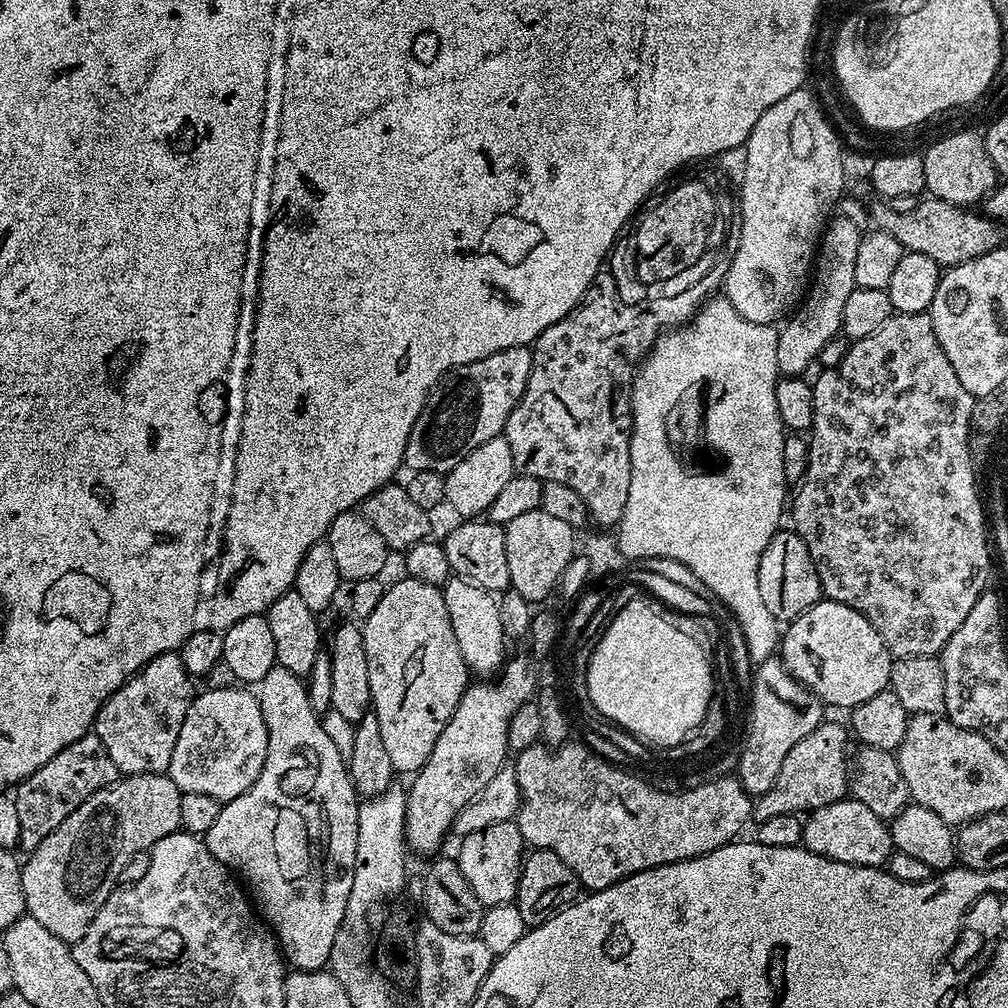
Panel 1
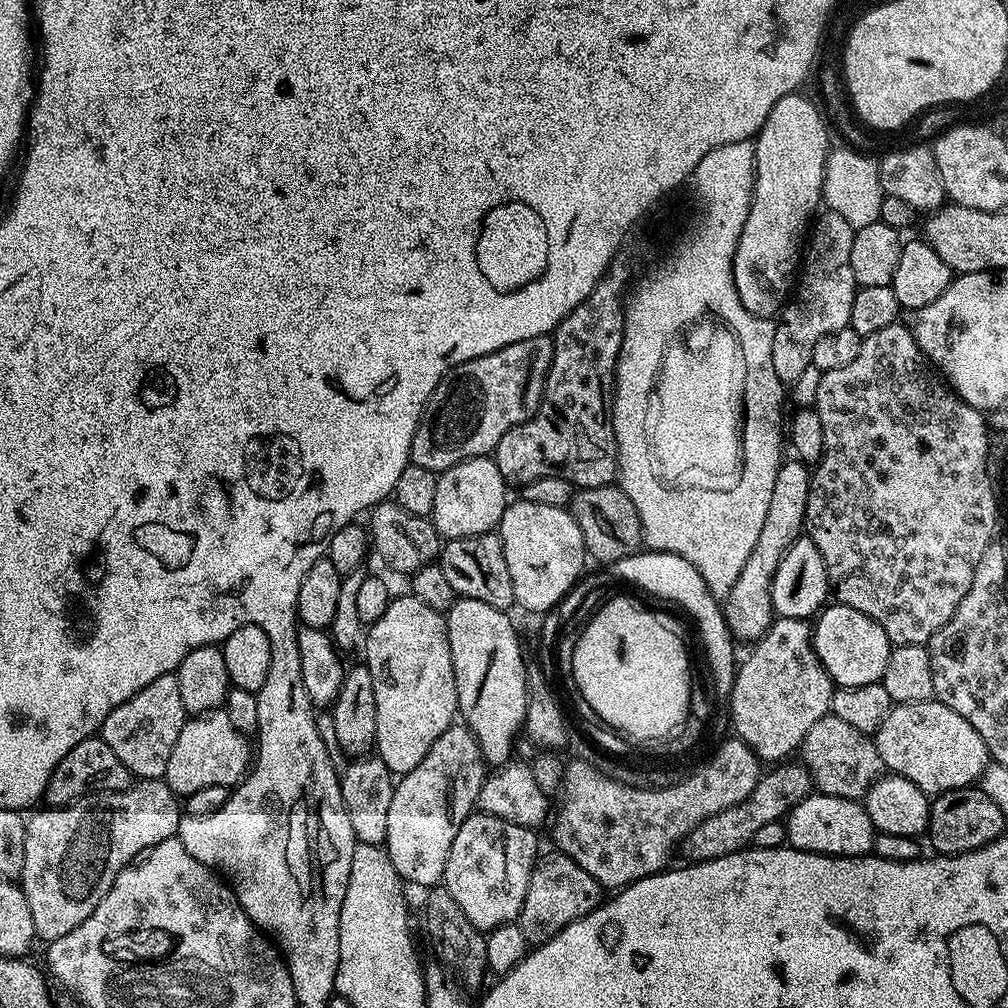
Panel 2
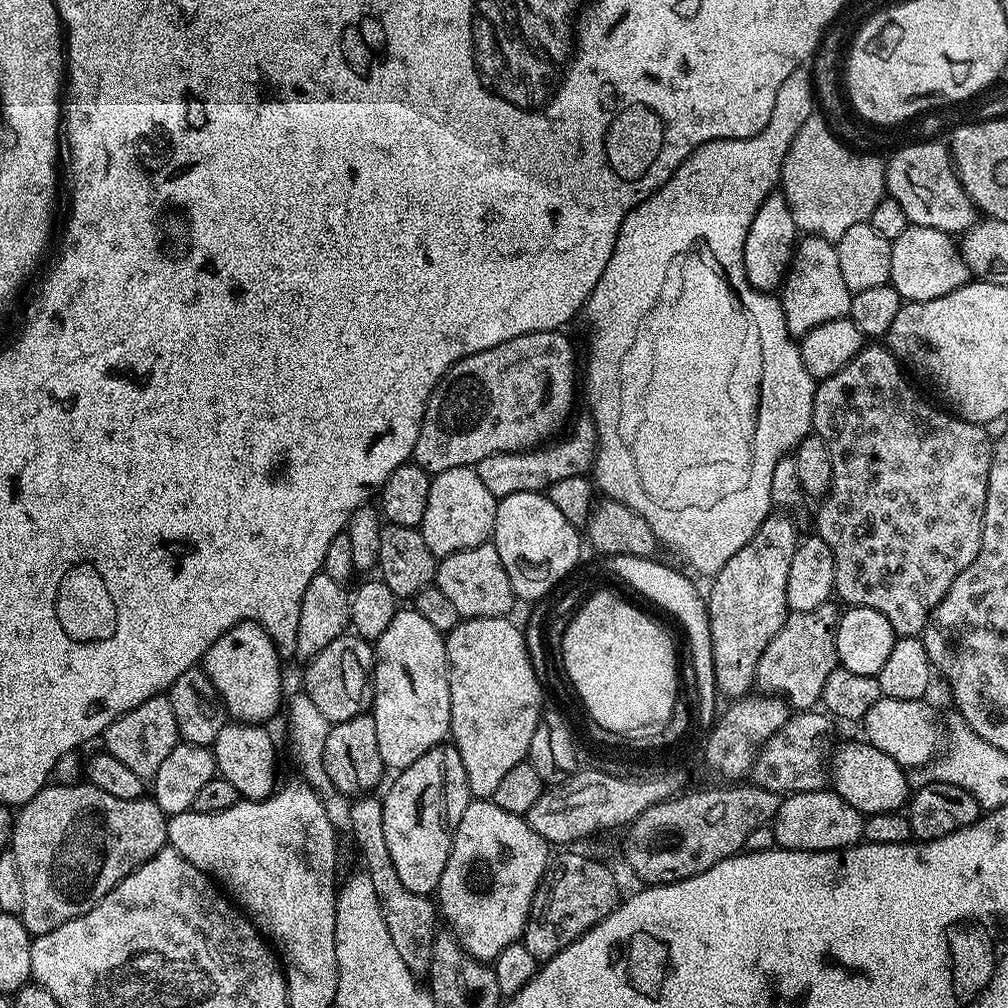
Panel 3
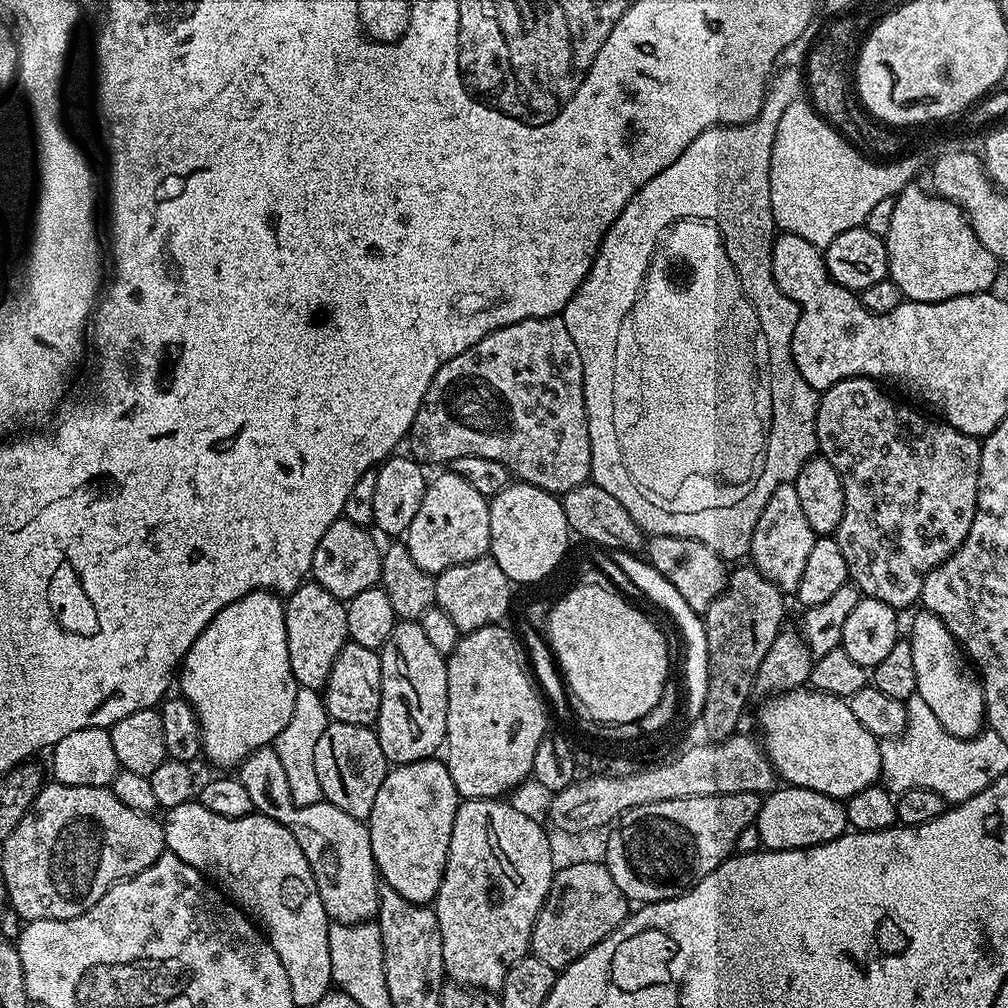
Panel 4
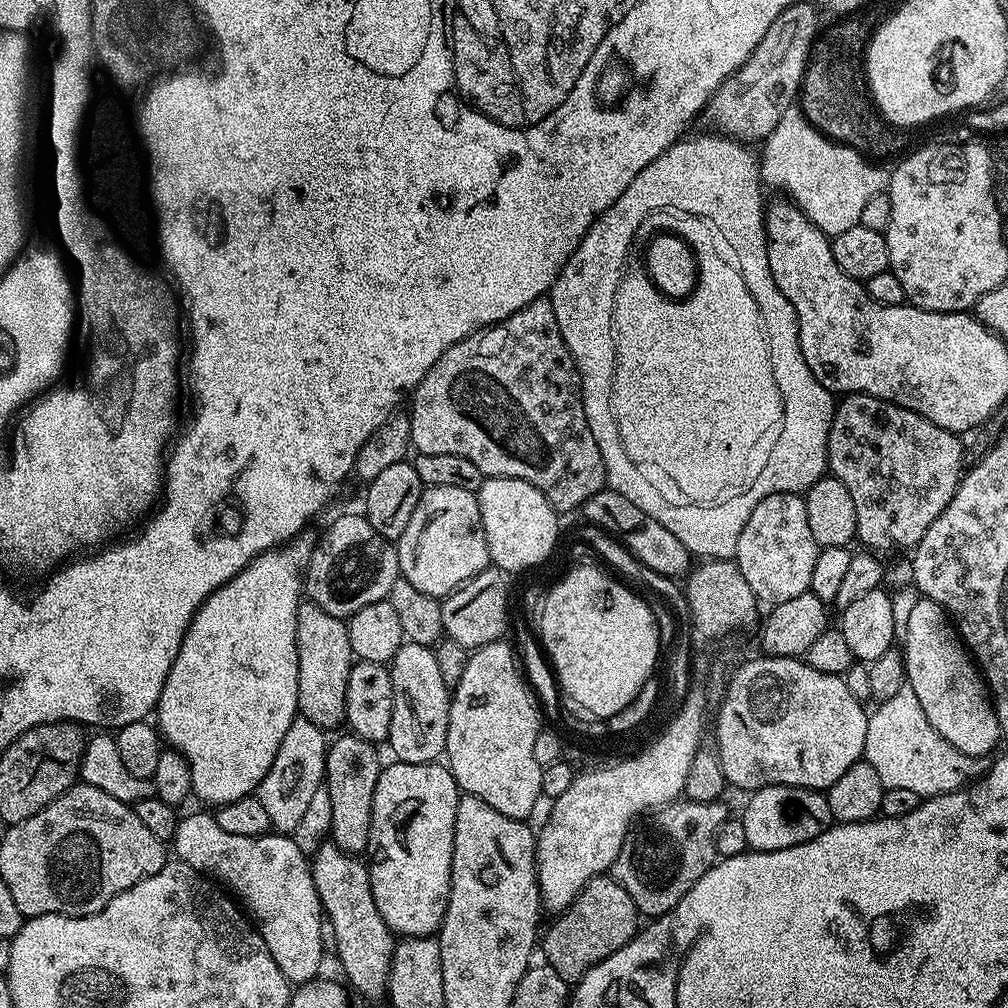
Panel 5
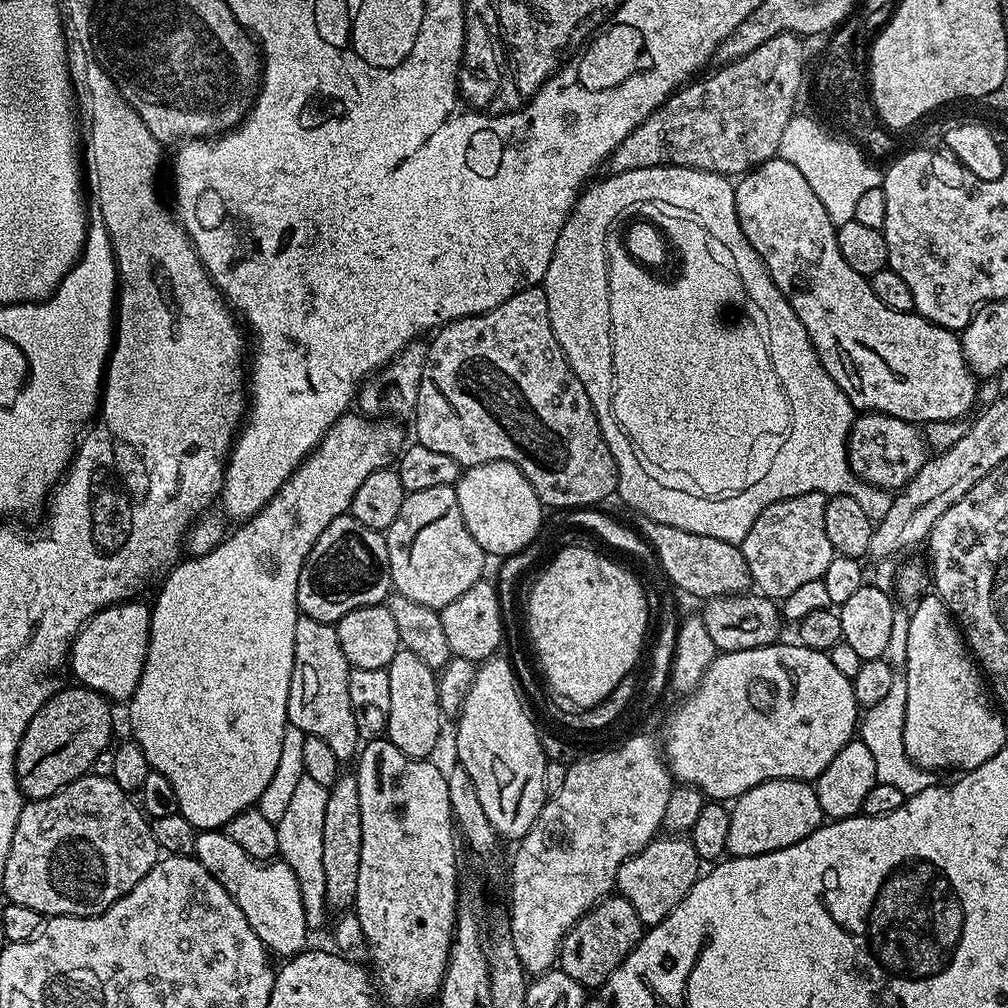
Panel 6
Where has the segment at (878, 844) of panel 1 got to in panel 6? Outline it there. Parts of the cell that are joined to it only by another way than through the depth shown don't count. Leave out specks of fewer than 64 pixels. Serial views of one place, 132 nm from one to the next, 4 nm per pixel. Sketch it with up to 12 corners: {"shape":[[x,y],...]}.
{"shape":[[767,780],[731,805],[727,855],[802,842],[826,817],[803,780]]}

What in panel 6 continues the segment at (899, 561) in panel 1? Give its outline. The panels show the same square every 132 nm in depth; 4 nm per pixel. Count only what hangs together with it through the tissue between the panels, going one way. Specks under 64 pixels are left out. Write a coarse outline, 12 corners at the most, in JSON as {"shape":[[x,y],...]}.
{"shape":[[860,412],[848,465],[866,484],[900,490],[928,459],[919,427]]}

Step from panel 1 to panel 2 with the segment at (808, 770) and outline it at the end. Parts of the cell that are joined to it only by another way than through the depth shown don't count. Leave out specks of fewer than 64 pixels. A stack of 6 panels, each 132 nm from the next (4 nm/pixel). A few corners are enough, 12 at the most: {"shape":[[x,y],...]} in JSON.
{"shape":[[803,763],[769,767],[750,798],[682,844],[699,862],[740,852],[814,788]]}

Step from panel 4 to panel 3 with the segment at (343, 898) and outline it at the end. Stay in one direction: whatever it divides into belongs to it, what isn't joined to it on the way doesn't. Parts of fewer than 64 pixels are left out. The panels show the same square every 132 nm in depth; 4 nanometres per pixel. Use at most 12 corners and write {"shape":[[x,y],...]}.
{"shape":[[226,722],[210,745],[217,773],[246,800],[278,787],[264,724]]}

